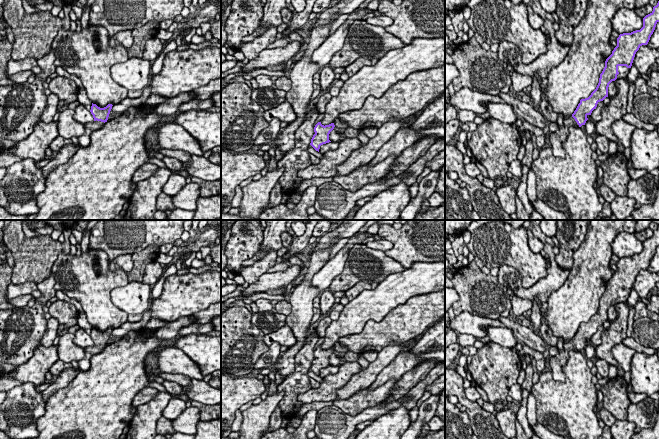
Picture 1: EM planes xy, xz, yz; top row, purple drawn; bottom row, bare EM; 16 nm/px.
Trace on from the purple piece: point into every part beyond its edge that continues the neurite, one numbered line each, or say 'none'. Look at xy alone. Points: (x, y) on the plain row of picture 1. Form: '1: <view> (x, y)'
1: xy (84, 364)

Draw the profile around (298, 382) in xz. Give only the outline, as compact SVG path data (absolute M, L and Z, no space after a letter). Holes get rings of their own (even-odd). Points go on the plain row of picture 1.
M315 330L307 337L306 343L295 355L295 371L286 376L283 382L277 386L277 391L284 391L284 396L279 402L279 407L283 417L290 420L296 417L302 420L304 415L298 412L303 404L297 398L300 394L312 389L308 376L308 371L314 356L315 345L319 340L318 334Z

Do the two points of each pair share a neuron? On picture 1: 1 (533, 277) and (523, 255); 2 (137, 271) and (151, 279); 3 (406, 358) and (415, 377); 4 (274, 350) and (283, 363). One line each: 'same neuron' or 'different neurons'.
1: same neuron
2: different neurons
3: different neurons
4: different neurons

